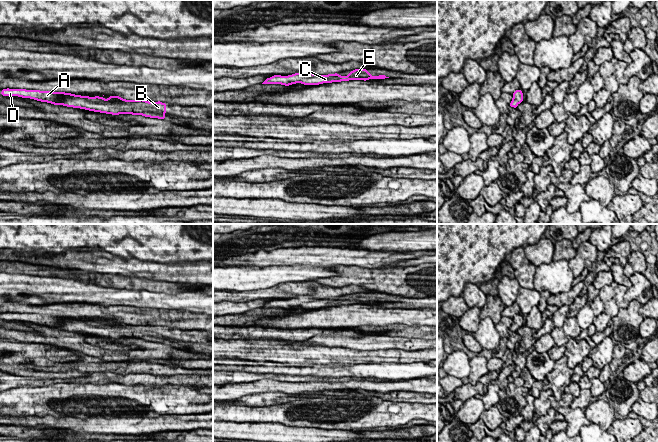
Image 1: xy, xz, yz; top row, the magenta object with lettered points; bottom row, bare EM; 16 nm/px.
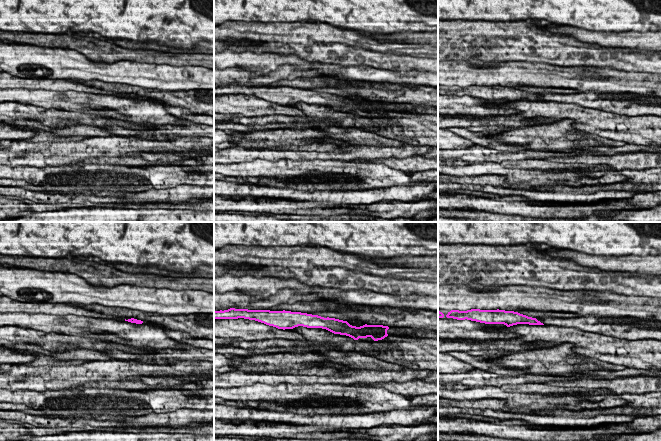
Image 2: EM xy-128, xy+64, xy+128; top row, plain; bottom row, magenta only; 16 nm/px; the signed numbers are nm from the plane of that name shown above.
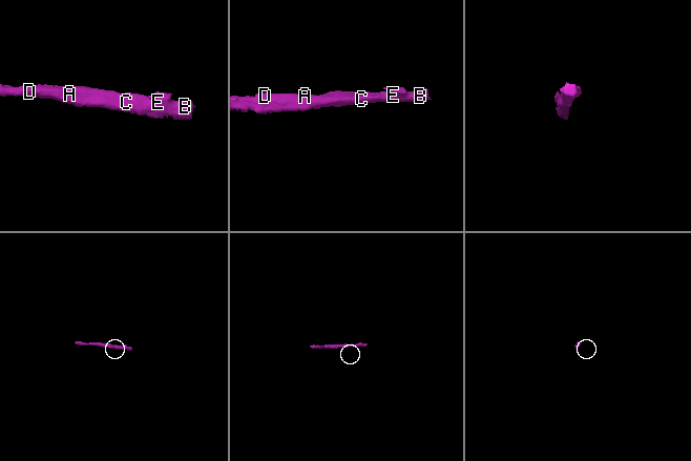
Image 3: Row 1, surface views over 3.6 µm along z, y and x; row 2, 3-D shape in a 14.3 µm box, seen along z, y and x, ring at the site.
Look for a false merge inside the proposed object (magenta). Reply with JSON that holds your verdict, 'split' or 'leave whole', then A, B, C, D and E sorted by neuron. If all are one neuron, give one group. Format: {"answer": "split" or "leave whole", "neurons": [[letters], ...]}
{"answer": "leave whole", "neurons": [["A", "B", "C", "D", "E"]]}

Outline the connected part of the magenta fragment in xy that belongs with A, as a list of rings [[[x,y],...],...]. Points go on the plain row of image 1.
[[[9,312],[3,313],[1,319],[30,322],[54,329],[63,329],[112,339],[132,338],[158,343],[165,343],[167,331],[165,327],[160,325],[148,326],[143,323],[125,324],[119,320],[114,321],[110,319],[108,323],[104,323],[103,320],[85,321],[65,316]]]

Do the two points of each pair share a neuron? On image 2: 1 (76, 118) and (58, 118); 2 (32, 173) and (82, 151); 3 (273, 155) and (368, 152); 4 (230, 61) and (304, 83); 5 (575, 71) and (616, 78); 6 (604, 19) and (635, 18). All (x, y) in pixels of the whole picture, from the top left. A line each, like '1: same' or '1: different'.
1: same
2: different
3: same
4: different
5: same
6: same

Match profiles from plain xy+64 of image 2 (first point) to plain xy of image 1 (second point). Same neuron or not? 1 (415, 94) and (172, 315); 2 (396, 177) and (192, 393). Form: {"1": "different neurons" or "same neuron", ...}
{"1": "same neuron", "2": "same neuron"}

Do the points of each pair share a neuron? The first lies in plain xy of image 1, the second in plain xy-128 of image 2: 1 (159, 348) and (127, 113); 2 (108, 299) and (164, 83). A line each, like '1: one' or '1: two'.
1: two
2: one

